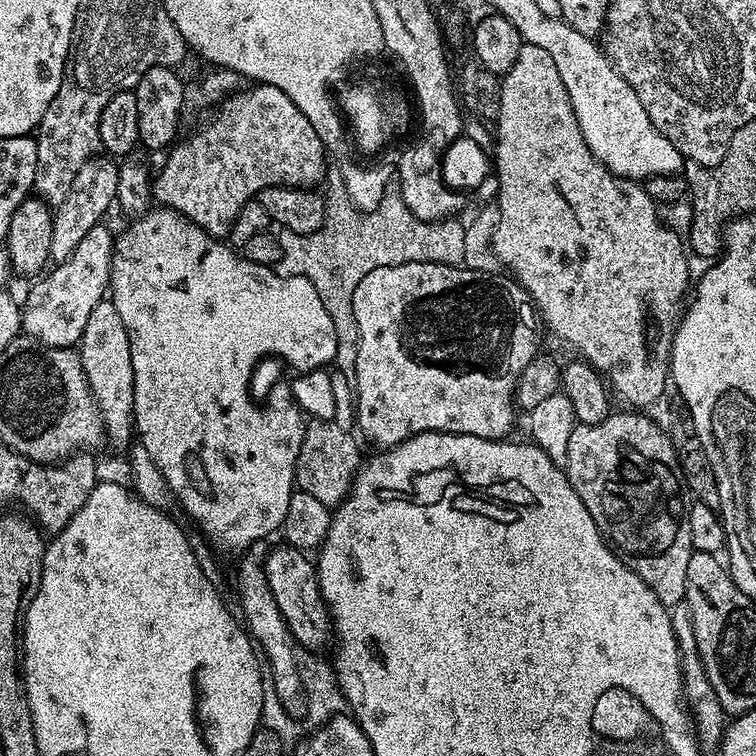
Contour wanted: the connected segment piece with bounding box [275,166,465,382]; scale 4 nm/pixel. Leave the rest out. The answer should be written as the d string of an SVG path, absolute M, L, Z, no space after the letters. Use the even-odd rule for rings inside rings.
M332 166L326 173L326 203L328 214L324 217L324 225L310 234L294 234L290 230L280 228L275 233L282 246L282 268L287 275L301 276L318 290L318 298L322 298L322 306L326 306L326 314L334 321L336 335L335 371L341 372L349 382L356 379L356 363L358 362L358 318L354 318L354 290L370 270L378 270L382 266L402 266L410 262L426 262L427 264L463 265L465 253L465 225L459 219L419 220L407 208L406 202L400 197L400 186L393 182L386 186L382 202L372 212L362 212L352 205L340 169Z

